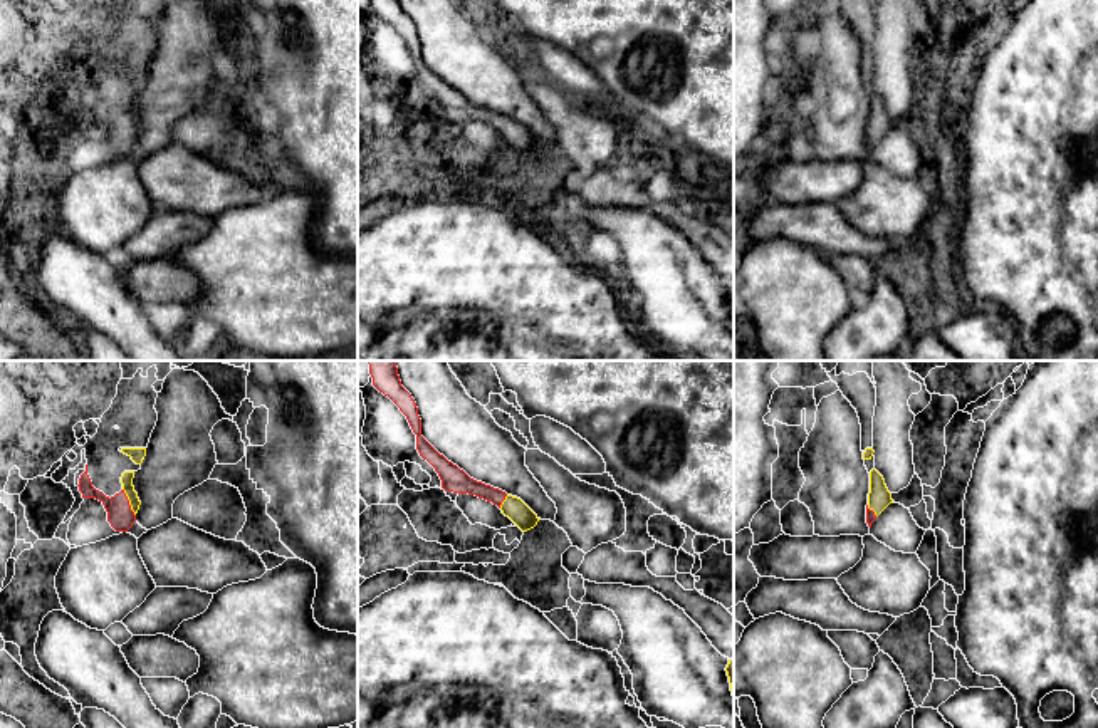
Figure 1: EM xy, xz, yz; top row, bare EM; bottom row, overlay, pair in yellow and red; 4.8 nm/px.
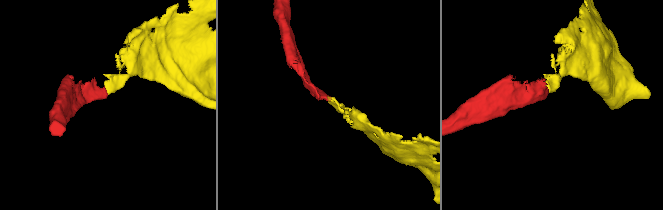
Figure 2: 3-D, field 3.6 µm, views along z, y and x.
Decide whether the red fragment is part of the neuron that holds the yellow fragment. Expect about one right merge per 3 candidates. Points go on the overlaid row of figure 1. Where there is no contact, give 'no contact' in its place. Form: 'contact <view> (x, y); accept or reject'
contact xy (130, 502); accept

